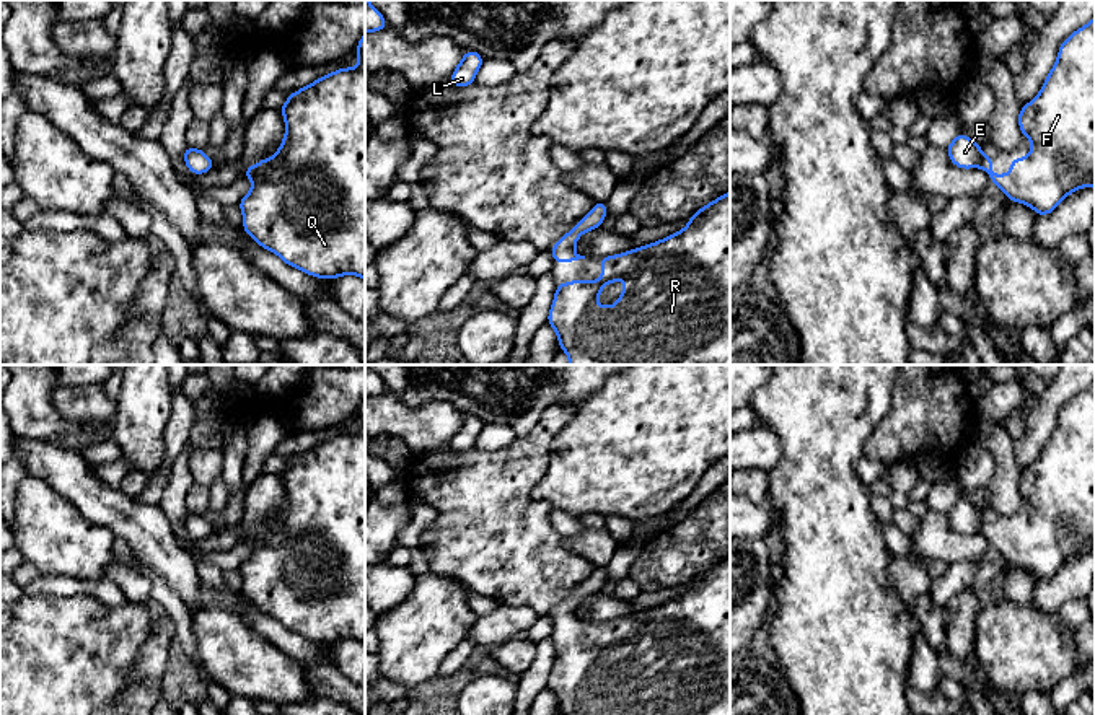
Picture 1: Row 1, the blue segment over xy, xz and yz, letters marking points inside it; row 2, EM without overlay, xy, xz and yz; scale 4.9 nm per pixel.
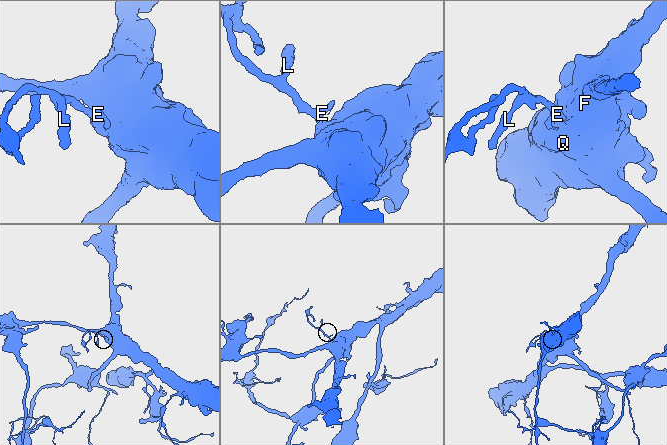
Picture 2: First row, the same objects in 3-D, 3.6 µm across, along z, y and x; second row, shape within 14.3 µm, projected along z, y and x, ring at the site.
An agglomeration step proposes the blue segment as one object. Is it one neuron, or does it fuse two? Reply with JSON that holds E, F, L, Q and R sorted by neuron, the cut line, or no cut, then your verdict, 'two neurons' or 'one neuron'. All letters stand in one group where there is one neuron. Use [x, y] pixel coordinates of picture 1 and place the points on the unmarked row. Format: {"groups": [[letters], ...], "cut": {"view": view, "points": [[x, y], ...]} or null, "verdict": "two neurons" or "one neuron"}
{"groups": [["E", "F", "L", "Q", "R"]], "cut": null, "verdict": "one neuron"}

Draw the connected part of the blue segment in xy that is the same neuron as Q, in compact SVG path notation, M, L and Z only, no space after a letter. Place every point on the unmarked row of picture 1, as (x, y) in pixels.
M365 397L355 419L360 425L355 433L342 432L287 463L279 472L285 484L282 510L274 521L243 537L253 552L238 568L243 577L241 593L257 611L318 643L334 645L350 638L365 645Z

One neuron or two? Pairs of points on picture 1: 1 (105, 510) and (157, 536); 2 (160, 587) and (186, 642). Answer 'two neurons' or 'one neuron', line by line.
1: one neuron
2: one neuron

